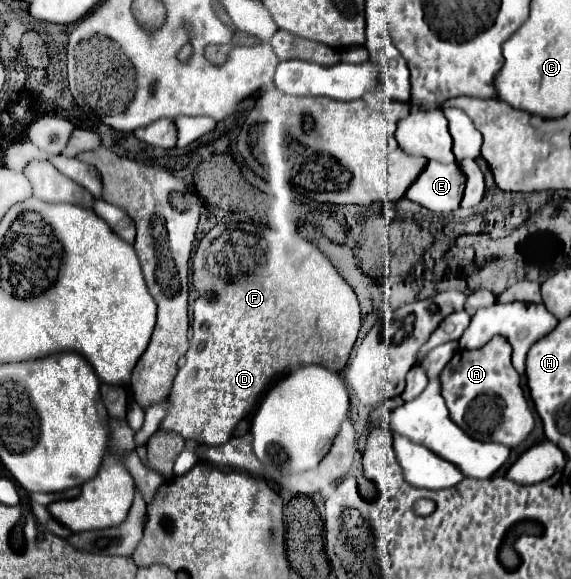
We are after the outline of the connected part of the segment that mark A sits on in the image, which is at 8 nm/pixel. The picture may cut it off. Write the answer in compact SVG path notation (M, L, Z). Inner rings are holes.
M496 335L482 349L458 351L454 359L444 367L440 381L442 381L442 397L450 411L450 419L464 433L468 433L478 441L502 443L514 449L520 443L524 443L526 437L534 431L534 415L520 387L520 375L512 367L510 355L512 347L508 339ZM486 395L490 395L490 399L494 401L494 409L476 405L476 401Z

